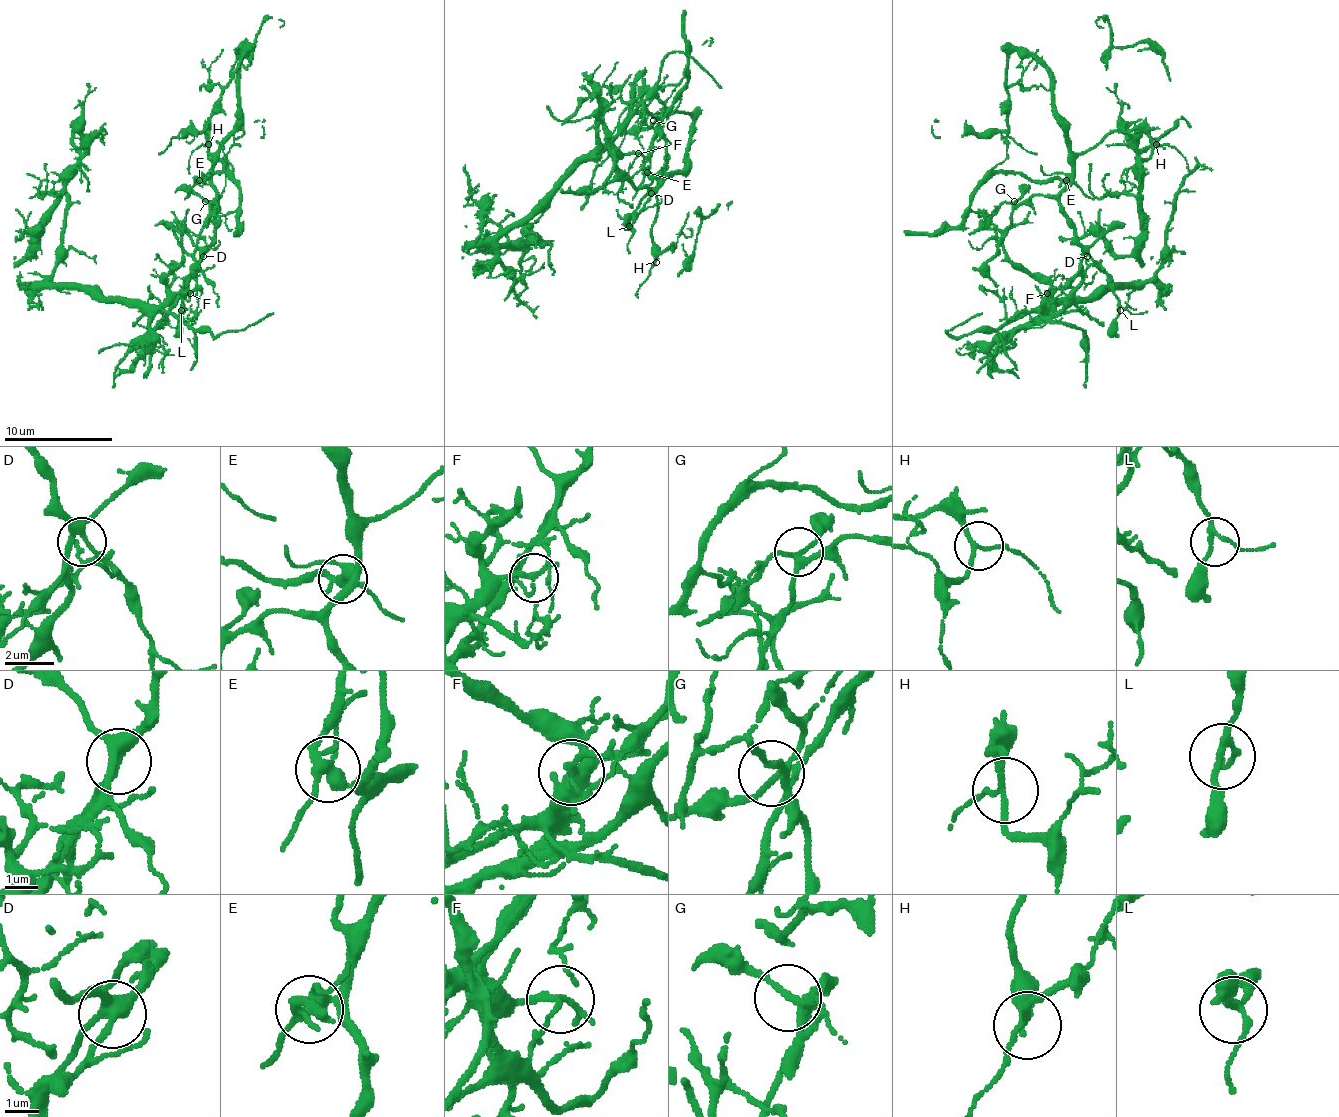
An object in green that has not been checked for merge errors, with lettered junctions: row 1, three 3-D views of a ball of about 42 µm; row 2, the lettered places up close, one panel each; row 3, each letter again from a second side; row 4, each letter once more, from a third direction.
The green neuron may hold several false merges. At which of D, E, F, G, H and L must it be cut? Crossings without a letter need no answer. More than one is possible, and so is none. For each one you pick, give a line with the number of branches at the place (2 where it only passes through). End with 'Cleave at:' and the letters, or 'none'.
E: 4 branches meet
F: 4 branches meet
Cleave at: E, F

